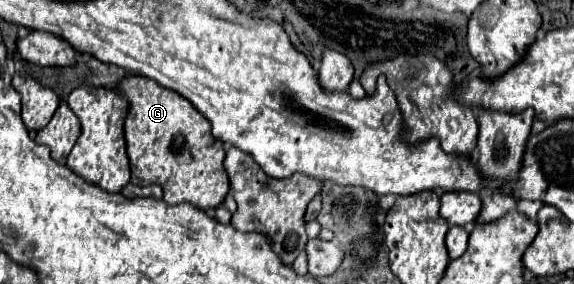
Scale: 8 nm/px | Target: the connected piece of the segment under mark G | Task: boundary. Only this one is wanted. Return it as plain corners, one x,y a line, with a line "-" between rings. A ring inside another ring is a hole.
124,78
120,92
130,102
130,118
126,118
124,126
132,168
130,182
136,186
162,186
168,204
190,202
202,210
218,208
230,190
230,182
222,166
224,144
210,134
210,122
184,96
148,78

